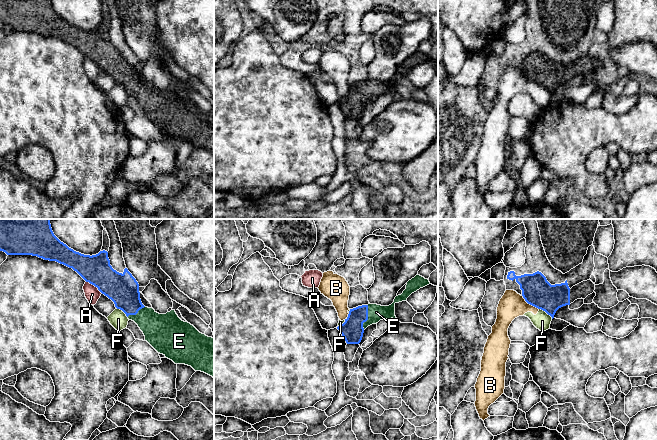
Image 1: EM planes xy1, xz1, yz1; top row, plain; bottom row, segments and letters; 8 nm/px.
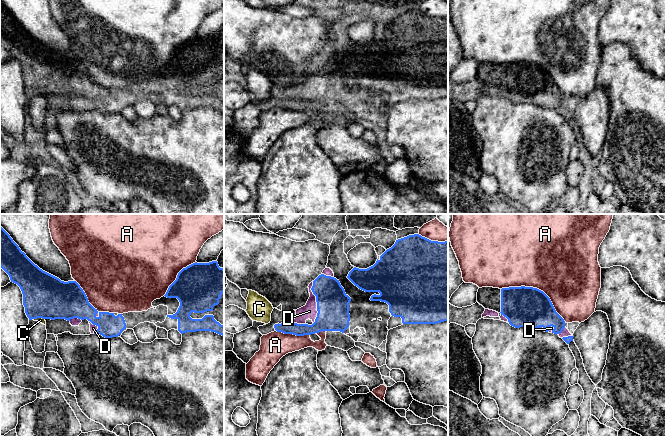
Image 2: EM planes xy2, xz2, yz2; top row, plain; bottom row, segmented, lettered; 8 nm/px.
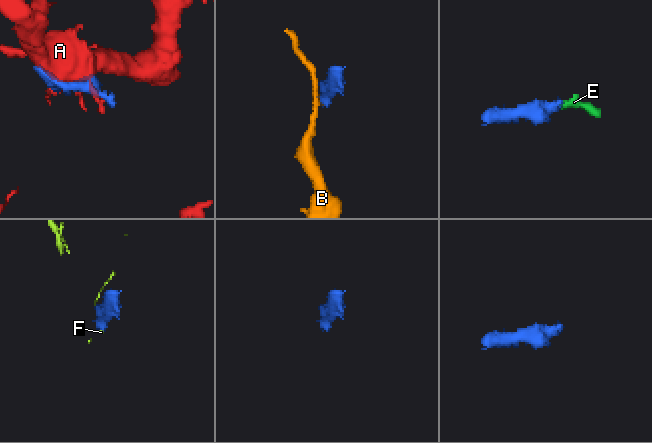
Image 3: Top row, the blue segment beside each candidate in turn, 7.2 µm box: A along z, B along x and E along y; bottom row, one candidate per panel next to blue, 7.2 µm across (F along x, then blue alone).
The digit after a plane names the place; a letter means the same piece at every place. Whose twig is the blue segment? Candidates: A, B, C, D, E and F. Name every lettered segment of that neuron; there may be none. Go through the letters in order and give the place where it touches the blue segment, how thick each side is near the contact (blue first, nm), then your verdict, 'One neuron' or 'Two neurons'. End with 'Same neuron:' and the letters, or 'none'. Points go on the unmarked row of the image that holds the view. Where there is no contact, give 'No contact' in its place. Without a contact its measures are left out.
A: Touches blue at yz2 (536, 64). Thickness 320 nm (blue) against 500 nm. Two neurons
B: Touches blue at yz1 (529, 79). Thickness 240 nm (blue) against 200 nm. Two neurons
C: Touches blue at xy2 (37, 93). Thickness 360 nm (blue) against 40 nm. Two neurons
D: Touches blue at xz2 (316, 77). Thickness 260 nm (blue) against 120 nm. One neuron
E: Touches blue at xz1 (367, 93). Thickness 180 nm (blue) against 130 nm. One neuron
F: Touches blue at yz1 (546, 88). Thickness 240 nm (blue) against 140 nm. Two neurons
Same neuron: D, E

